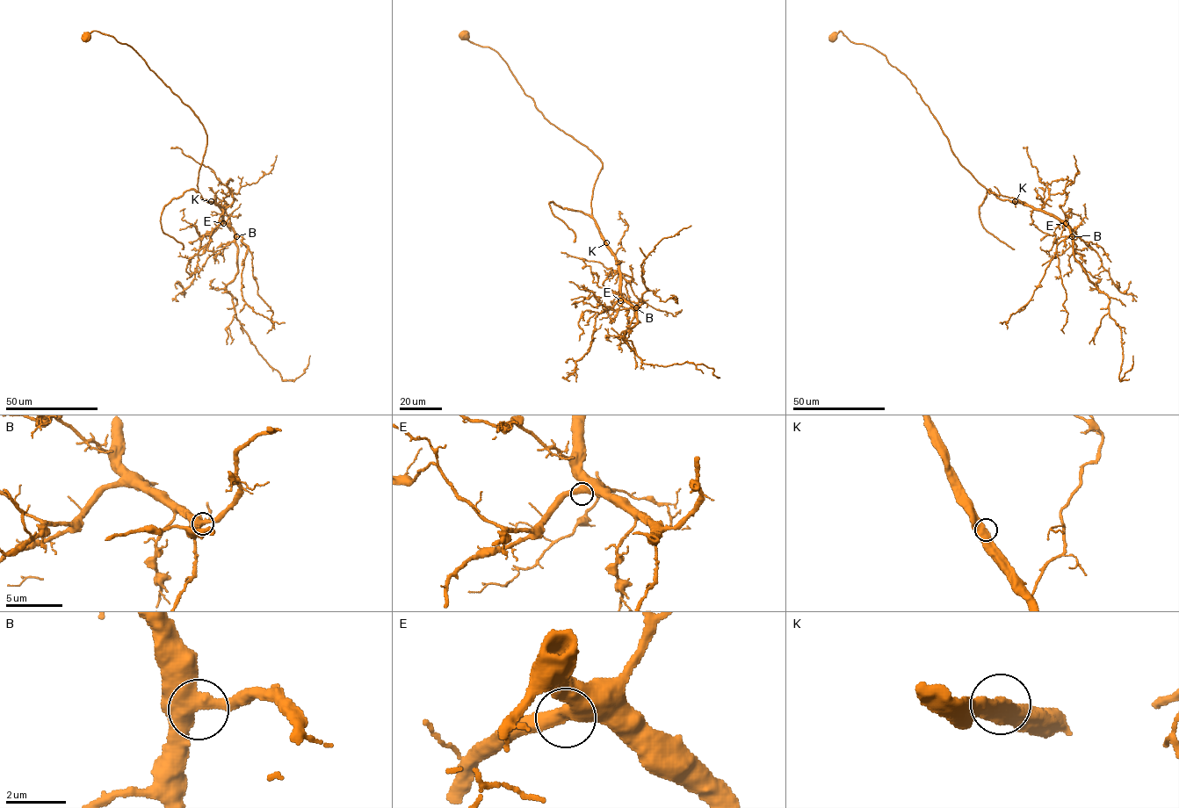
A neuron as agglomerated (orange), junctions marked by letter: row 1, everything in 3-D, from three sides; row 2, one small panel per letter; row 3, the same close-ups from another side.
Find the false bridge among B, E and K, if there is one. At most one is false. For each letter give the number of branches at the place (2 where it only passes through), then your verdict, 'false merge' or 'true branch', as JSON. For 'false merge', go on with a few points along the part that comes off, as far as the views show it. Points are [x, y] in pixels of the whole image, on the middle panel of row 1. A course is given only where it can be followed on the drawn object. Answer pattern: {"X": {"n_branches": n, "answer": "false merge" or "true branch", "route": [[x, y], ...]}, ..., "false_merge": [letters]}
{"B": {"n_branches": 2, "answer": "true branch"}, "E": {"n_branches": 2, "answer": "true branch"}, "K": {"n_branches": 2, "answer": "true branch"}, "false_merge": []}

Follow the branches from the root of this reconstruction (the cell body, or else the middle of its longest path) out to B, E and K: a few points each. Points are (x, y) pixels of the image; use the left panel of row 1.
B: (86, 36), (97, 31), (130, 46), (198, 119), (206, 145), (198, 191), (222, 210), (222, 220), (236, 236)
E: (86, 36), (97, 31), (130, 46), (198, 119), (206, 145), (198, 191), (222, 210), (223, 223)
K: (86, 36), (97, 31), (130, 46), (198, 119), (206, 135), (206, 145), (198, 191), (204, 199), (211, 201)

